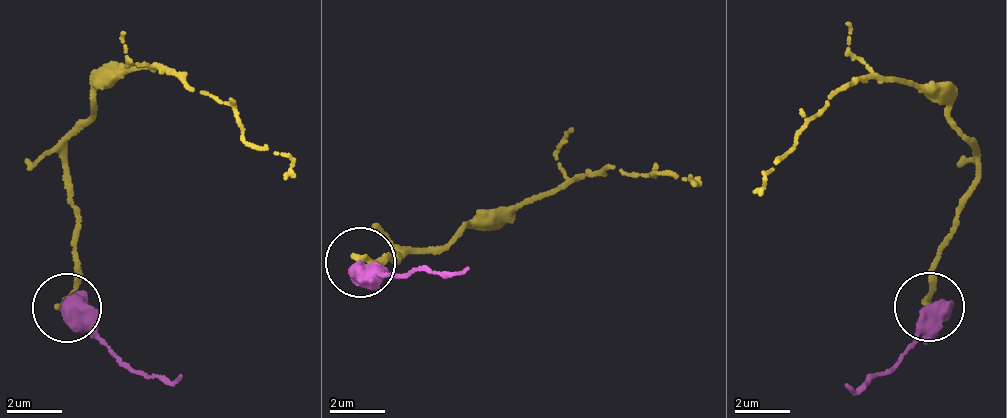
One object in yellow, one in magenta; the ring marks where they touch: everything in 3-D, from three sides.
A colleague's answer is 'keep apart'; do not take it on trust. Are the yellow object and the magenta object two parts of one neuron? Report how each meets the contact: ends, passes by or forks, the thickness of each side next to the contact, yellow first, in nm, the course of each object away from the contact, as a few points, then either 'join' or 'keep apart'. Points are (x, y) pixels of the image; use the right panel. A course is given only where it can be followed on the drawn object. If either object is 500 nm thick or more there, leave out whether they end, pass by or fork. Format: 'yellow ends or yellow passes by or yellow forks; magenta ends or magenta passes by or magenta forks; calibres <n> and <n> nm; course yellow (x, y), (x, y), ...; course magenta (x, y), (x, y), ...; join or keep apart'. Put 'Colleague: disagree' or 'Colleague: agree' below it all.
calibres 200 and 750 nm; course yellow (928, 304), (944, 237), (975, 152), (951, 105), (893, 80), (842, 88), (815, 115), (752, 193); course magenta (928, 304), (887, 369), (857, 392), (845, 382); keep apart
Colleague: agree

